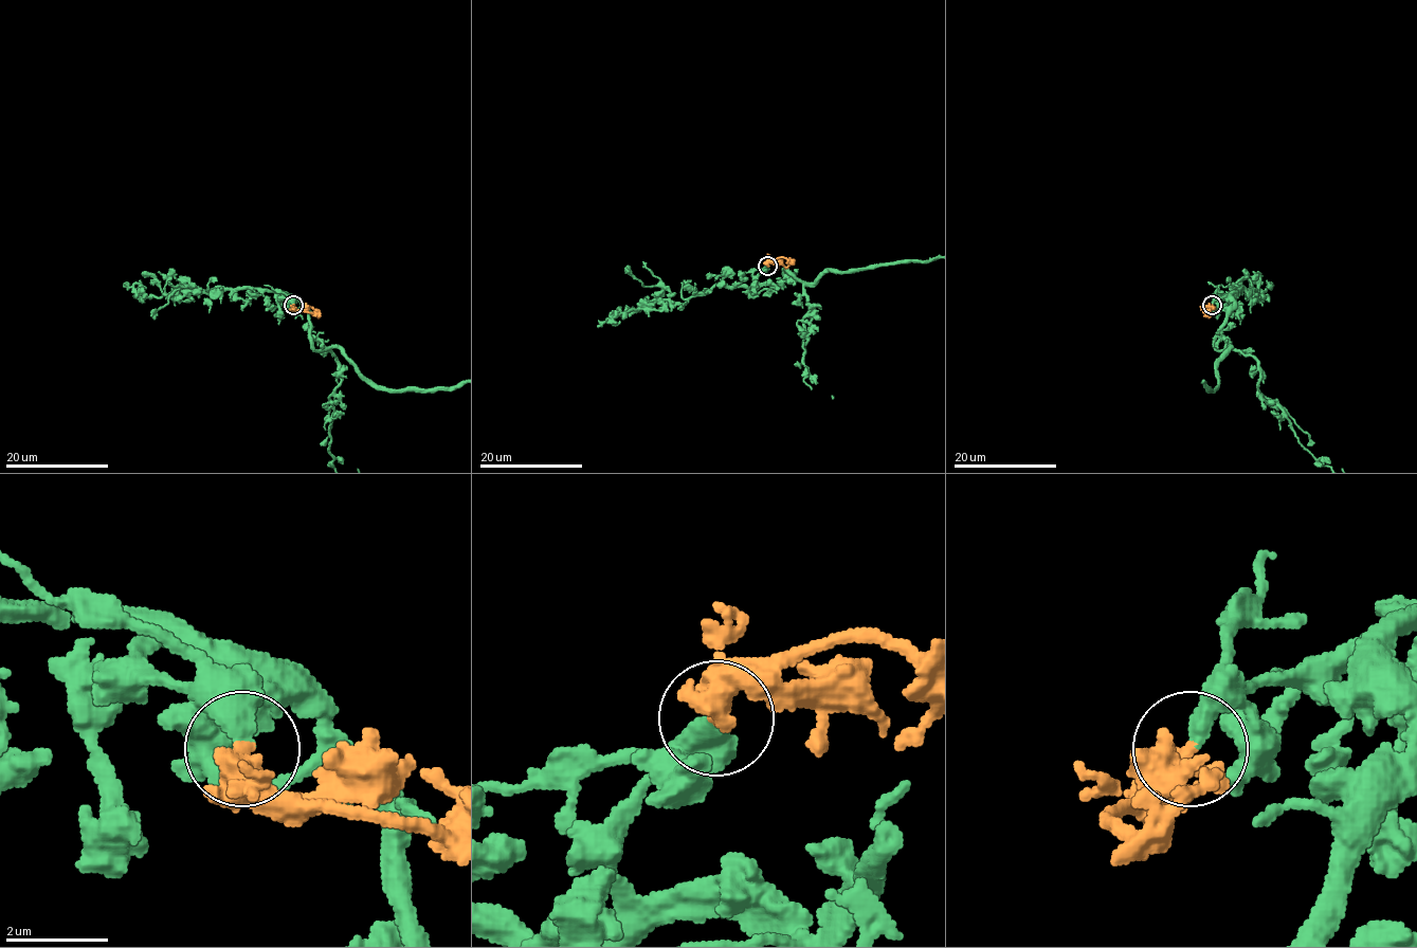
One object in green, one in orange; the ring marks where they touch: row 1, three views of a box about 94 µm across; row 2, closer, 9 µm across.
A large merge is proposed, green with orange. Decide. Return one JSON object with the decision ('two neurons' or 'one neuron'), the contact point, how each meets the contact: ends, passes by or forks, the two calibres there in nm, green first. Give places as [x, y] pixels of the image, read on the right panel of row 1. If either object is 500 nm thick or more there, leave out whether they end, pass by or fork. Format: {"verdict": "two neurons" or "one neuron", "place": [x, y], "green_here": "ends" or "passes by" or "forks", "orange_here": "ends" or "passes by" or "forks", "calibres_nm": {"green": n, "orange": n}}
{"verdict": "one neuron", "place": [1212, 305], "green_here": "ends", "orange_here": "passes by", "calibres_nm": {"green": 480, "orange": 400}}

